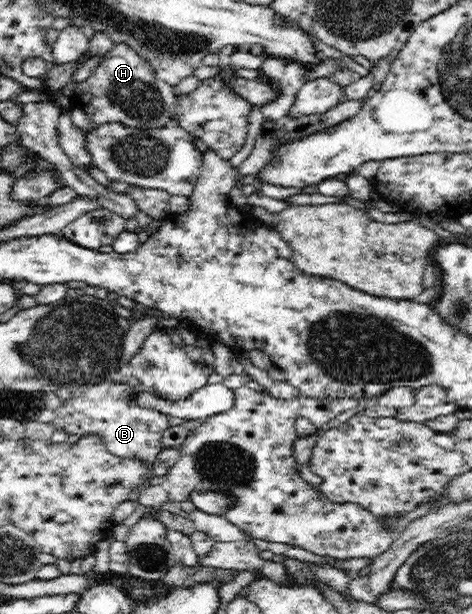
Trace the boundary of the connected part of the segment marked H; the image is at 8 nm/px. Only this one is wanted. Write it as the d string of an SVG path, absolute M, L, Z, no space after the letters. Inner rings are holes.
M115 44L112 50L108 51L103 57L103 61L92 71L90 77L79 82L73 93L69 96L72 107L84 110L90 119L89 128L85 133L90 133L98 125L119 122L124 126L142 127L166 127L173 123L174 108L177 102L178 92L175 87L163 80L160 80L152 66L148 64L130 46Z

